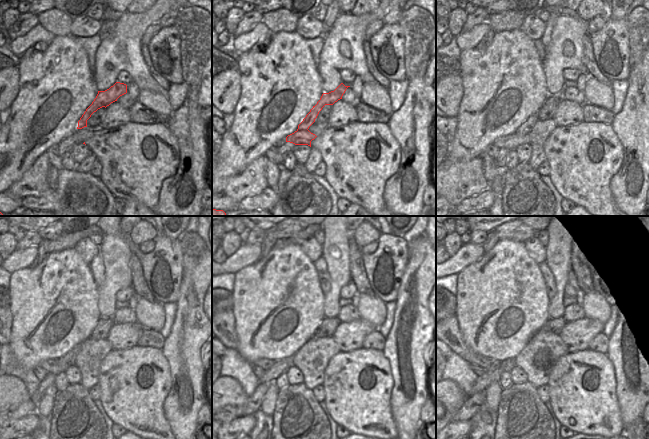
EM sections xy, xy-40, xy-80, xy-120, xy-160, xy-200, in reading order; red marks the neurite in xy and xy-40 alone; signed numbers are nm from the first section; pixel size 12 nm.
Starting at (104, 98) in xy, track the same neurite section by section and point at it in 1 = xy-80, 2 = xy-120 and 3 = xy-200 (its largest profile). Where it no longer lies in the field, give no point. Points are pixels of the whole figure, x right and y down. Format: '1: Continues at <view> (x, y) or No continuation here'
1: Continues at xy-80 (520, 137)
2: Continues at xy-120 (64, 362)
3: Continues at xy-200 (482, 381).

